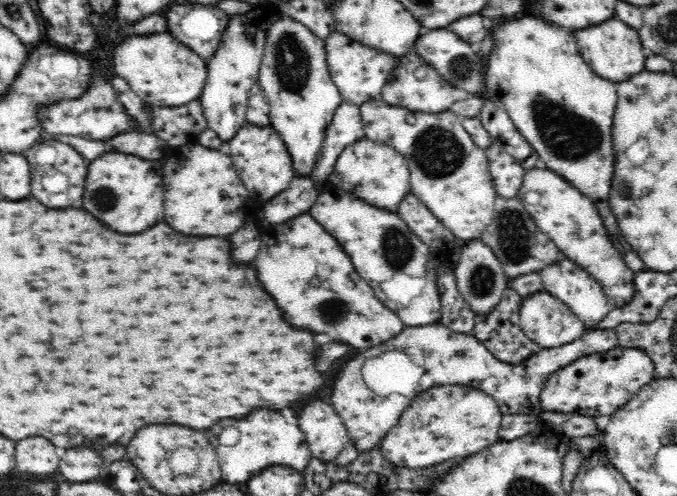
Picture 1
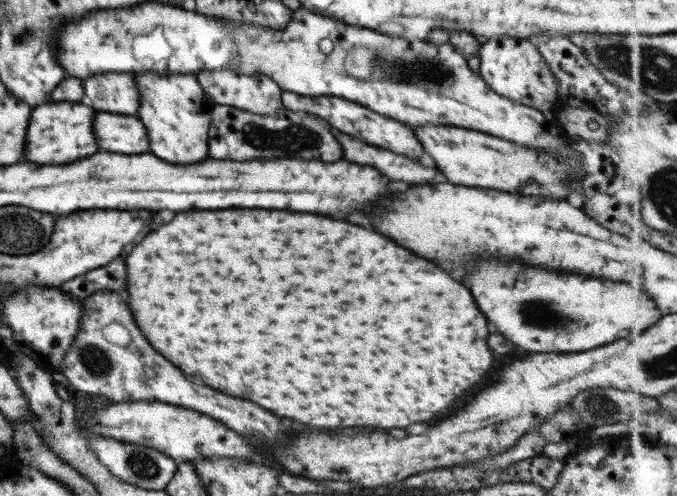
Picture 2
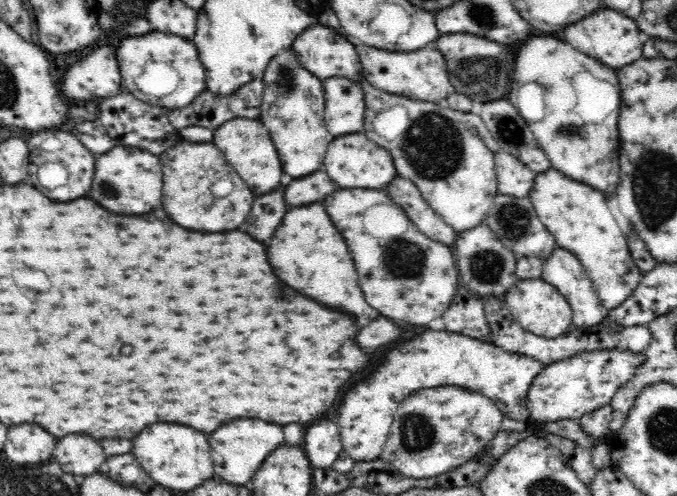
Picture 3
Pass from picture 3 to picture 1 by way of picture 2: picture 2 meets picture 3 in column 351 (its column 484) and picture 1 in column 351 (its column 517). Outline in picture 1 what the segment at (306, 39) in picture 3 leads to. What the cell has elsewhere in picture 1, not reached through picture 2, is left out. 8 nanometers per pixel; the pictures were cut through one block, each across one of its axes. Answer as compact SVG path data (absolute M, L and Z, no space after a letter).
M338 31L332 32L324 41L328 52L329 72L342 95L343 102L356 104L358 108L364 102L380 97L384 85L400 66L400 60L394 54L363 46Z

